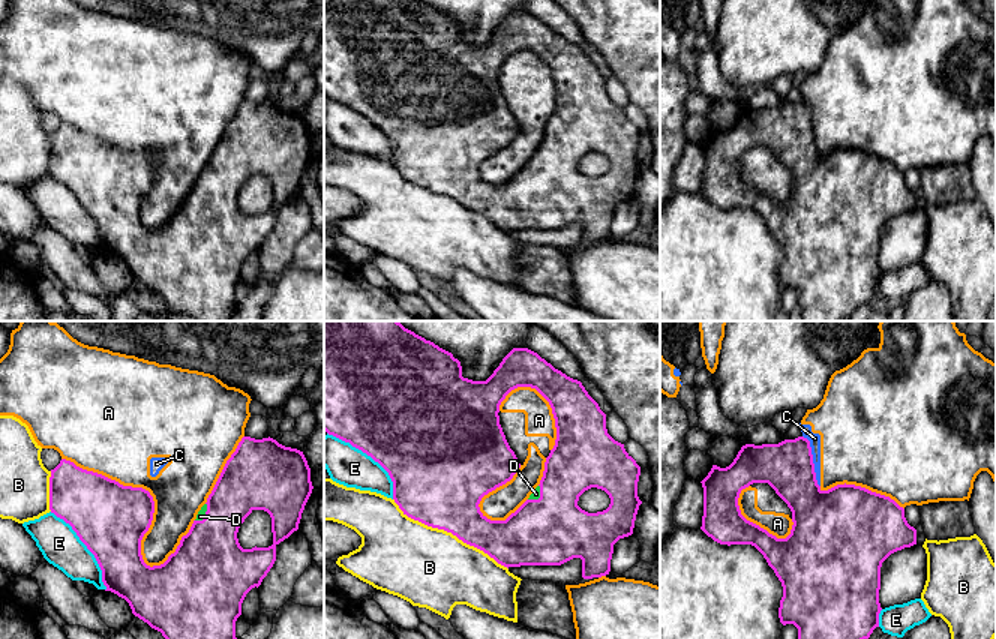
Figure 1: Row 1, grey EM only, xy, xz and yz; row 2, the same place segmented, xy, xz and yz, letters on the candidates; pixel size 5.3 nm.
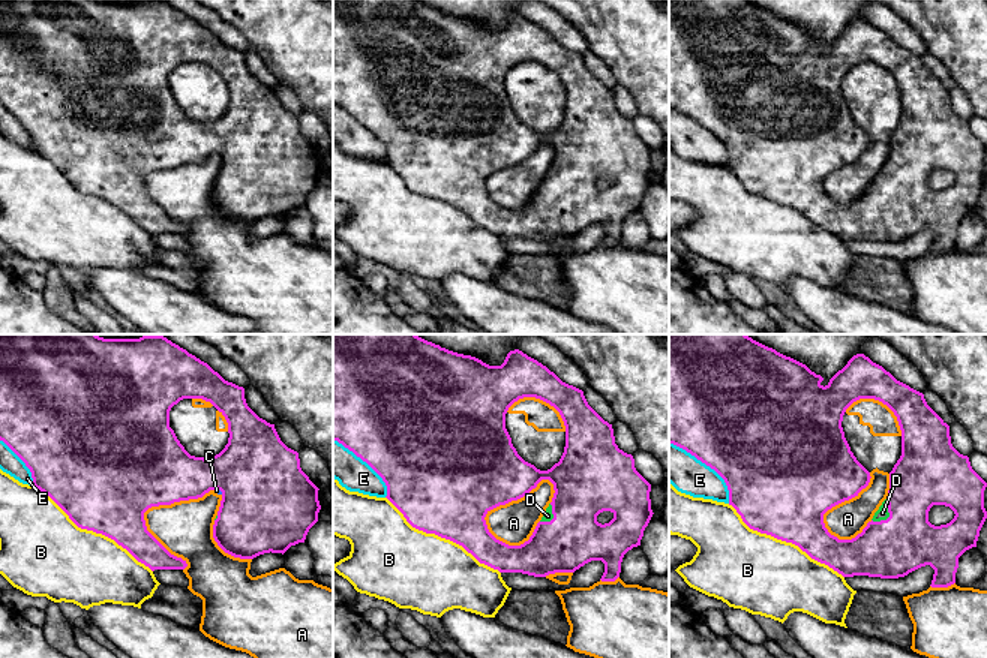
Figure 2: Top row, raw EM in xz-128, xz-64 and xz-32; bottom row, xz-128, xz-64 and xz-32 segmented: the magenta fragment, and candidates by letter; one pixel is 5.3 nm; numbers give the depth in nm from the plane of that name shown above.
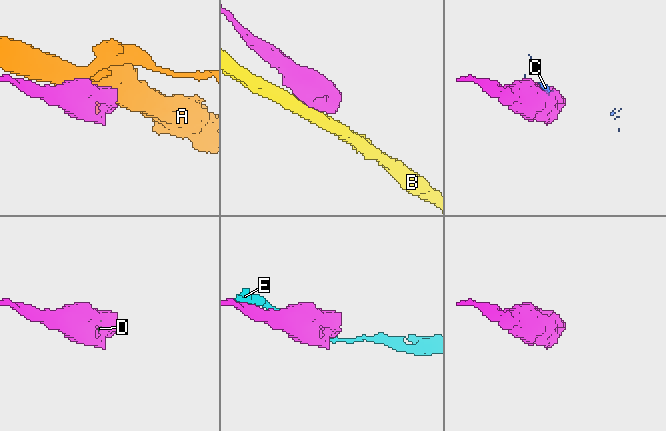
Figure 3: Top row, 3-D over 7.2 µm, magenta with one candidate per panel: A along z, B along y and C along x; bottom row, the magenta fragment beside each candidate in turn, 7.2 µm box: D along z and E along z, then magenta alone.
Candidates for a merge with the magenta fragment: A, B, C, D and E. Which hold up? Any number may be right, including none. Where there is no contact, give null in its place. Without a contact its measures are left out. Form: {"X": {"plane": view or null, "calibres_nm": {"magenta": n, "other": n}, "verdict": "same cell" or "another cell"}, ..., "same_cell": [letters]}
{"A": {"plane": "xy", "calibres_nm": {"magenta": 380, "other": 300}, "verdict": "another cell"}, "B": {"plane": "xz", "calibres_nm": {"magenta": 440, "other": 420}, "verdict": "another cell"}, "C": {"plane": "yz", "calibres_nm": {"magenta": 280, "other": 60}, "verdict": "another cell"}, "D": {"plane": "xy", "calibres_nm": {"magenta": 380, "other": 50}, "verdict": "same cell"}, "E": {"plane": "xz", "calibres_nm": {"magenta": 500, "other": 220}, "verdict": "another cell"}, "same_cell": ["D"]}

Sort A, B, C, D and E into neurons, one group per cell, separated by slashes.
A C / B / D / E

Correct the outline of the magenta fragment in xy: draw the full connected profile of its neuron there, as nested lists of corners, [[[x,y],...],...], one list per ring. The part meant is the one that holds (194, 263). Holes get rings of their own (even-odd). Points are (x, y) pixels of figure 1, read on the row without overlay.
[[[243,100],[189,196],[164,228],[153,231],[141,219],[141,204],[154,177],[148,154],[123,150],[62,123],[51,134],[50,174],[69,188],[94,219],[105,255],[124,262],[132,278],[160,296],[171,312],[198,321],[230,321],[237,304],[236,285],[242,279],[242,267],[273,231],[276,210],[298,194],[312,153],[310,132],[303,116],[270,100]],[[254,174],[264,174],[272,182],[273,208],[268,212],[243,213],[238,207],[238,192]]]

